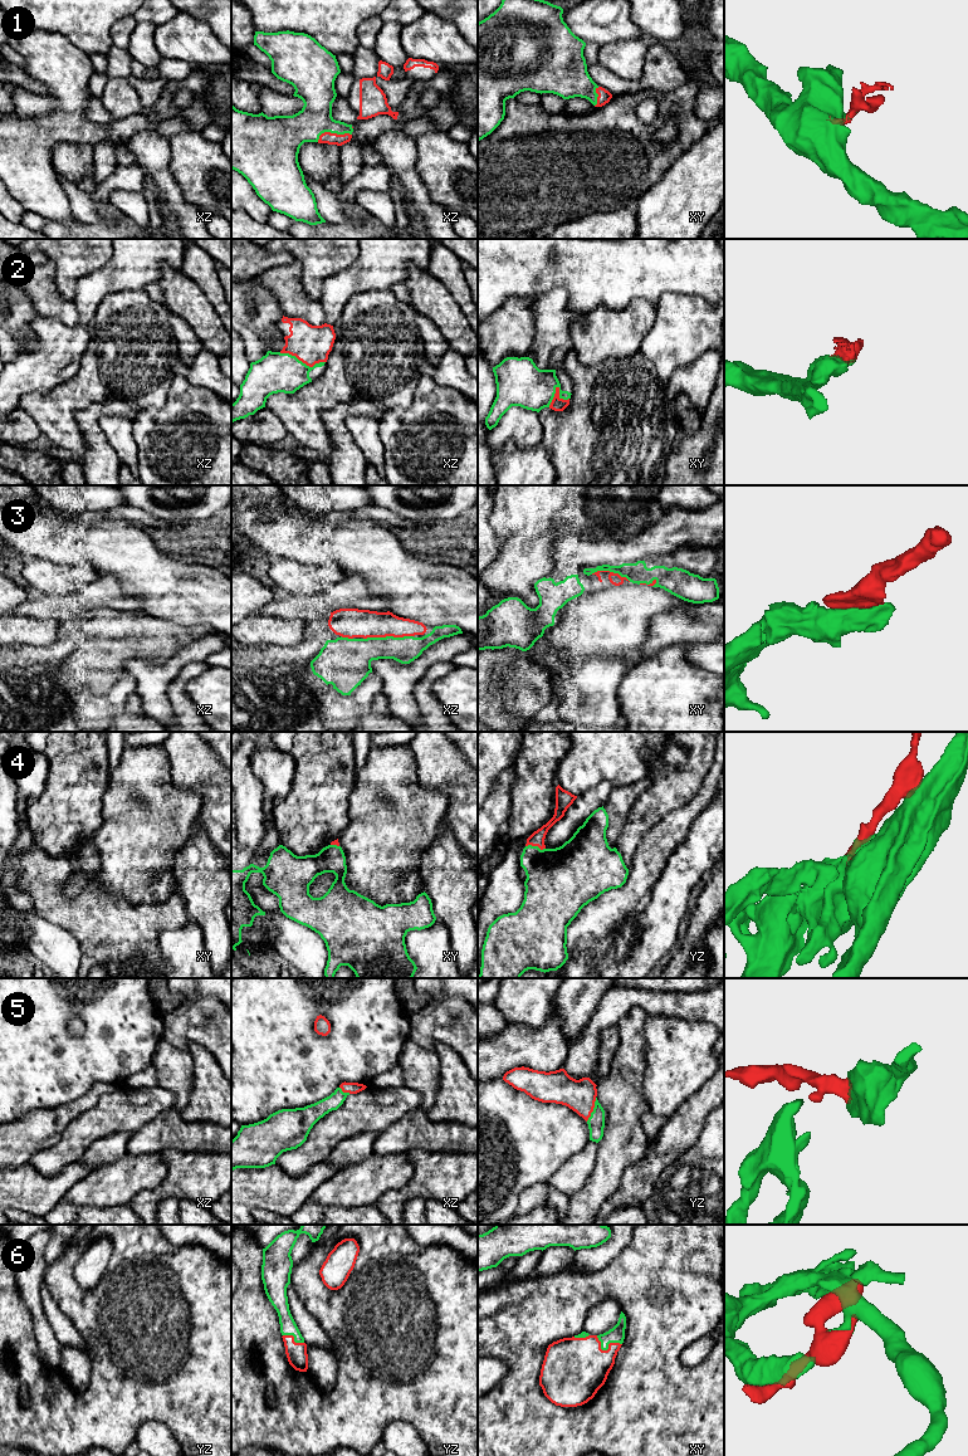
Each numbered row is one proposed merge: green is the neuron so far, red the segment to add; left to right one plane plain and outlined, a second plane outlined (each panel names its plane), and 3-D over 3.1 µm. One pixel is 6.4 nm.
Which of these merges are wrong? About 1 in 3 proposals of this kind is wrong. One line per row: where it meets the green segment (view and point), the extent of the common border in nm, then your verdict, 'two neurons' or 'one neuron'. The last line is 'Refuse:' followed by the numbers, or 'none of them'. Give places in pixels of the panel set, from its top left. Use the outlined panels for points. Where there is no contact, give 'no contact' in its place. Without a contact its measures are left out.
1: contact xz (332, 132); length 220 nm; one neuron
2: contact xz (301, 361); length 300 nm; one neuron
3: contact xz (387, 636); length 320 nm; one neuron
4: contact yz (536, 846); length 130 nm; one neuron
5: contact yz (594, 1109); length 170 nm; one neuron
6: contact xy (606, 1349); length 180 nm; one neuron
Refuse: none of them

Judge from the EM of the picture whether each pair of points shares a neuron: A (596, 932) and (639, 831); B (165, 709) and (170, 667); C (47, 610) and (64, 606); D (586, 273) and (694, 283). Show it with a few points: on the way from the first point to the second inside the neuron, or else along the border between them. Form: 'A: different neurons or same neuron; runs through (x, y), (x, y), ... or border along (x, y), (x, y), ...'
A: different neurons; border along (643, 836), (635, 853), (632, 866), (629, 870)
B: same neuron; runs through (161, 699), (162, 677)
C: same neuron; runs through (50, 607), (60, 607)
D: same neuron; runs through (612, 273), (668, 273)

